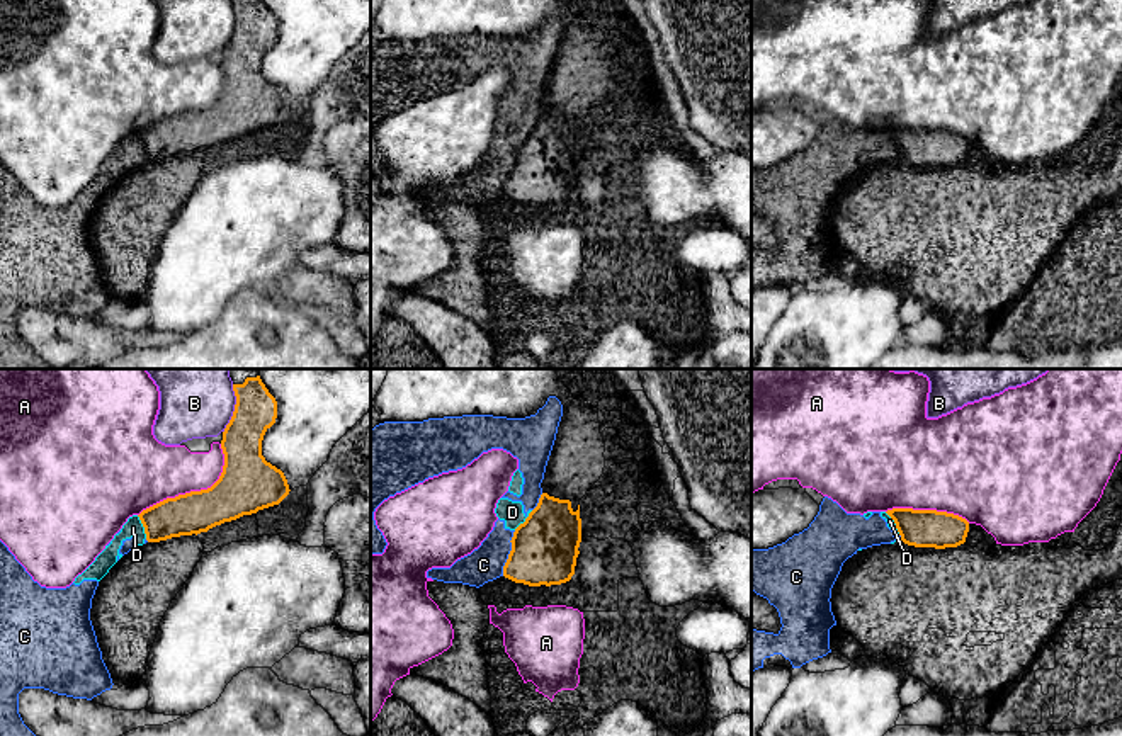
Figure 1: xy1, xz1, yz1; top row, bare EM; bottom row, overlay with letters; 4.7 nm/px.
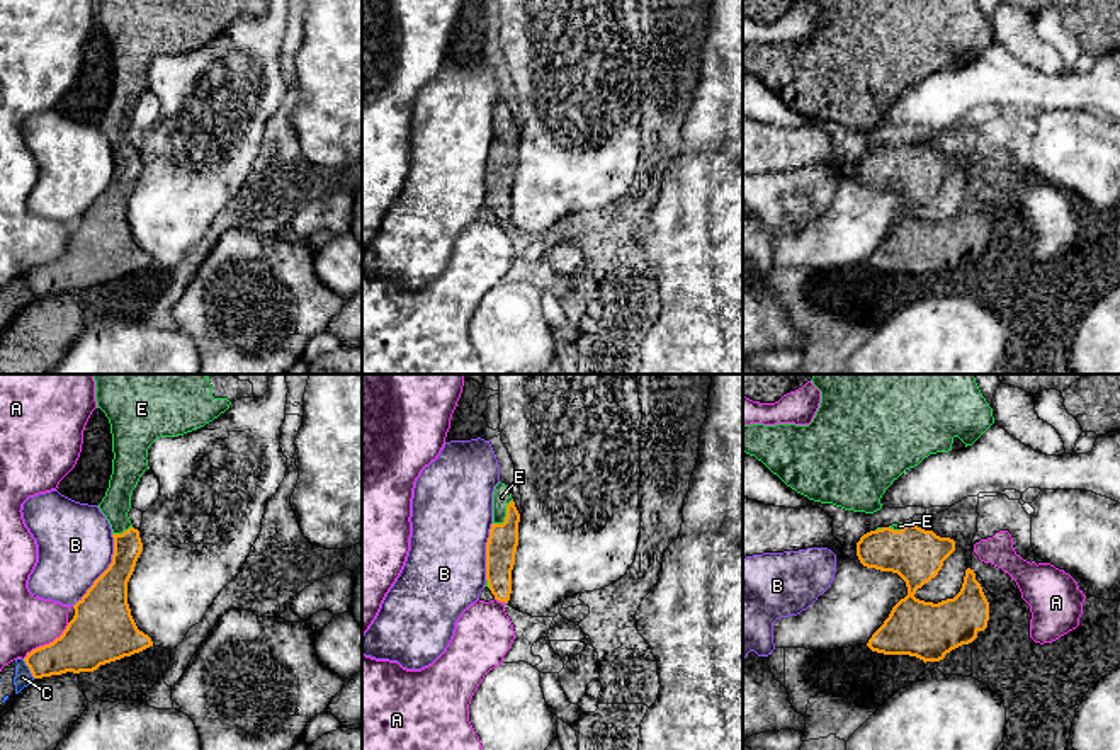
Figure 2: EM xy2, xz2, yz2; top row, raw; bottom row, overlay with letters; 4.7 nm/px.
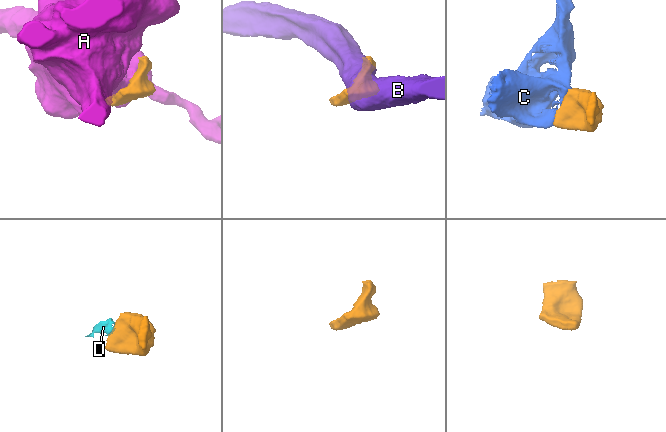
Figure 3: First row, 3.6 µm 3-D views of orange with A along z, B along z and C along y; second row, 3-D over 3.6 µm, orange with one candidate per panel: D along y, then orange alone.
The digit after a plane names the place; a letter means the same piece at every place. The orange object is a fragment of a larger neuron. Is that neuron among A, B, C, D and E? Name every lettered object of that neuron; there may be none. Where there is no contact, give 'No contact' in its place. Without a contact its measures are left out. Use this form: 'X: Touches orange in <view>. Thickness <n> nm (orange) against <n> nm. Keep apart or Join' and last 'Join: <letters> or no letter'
A: Touches orange in xy1. Thickness 260 nm (orange) against 300 nm. Keep apart
B: Touches orange in xy2. Thickness 280 nm (orange) against 360 nm. Keep apart
C: Touches orange in xz1. Thickness 320 nm (orange) against 170 nm. Keep apart
D: Touches orange in xy1. Thickness 200 nm (orange) against 90 nm. Keep apart
E: Touches orange in xz2. Thickness 140 nm (orange) against 90 nm. Join
Join: E

